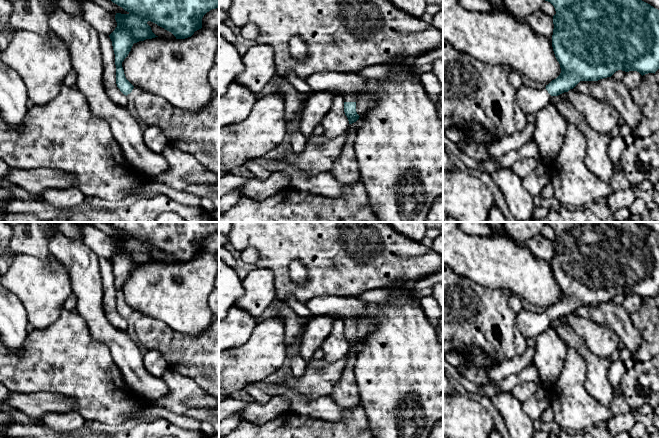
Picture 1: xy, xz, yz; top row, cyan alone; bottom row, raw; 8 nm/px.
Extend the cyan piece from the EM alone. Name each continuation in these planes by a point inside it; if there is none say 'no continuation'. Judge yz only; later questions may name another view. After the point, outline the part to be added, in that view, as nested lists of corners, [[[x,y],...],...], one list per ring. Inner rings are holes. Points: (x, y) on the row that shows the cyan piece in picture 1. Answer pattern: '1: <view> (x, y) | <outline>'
1: yz (531, 100) | [[[522,85],[517,89],[517,102],[526,115],[535,115],[550,103],[551,98],[546,88],[537,89]]]

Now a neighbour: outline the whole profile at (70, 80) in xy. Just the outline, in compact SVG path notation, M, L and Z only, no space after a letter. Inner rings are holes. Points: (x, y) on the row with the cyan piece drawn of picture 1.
M71 69L64 79L64 85L75 88L76 81L77 81L77 74L73 69Z

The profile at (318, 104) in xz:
M315 91L306 99L305 108L298 122L298 128L304 136L312 135L315 128L320 125L333 104L334 96L333 91Z

